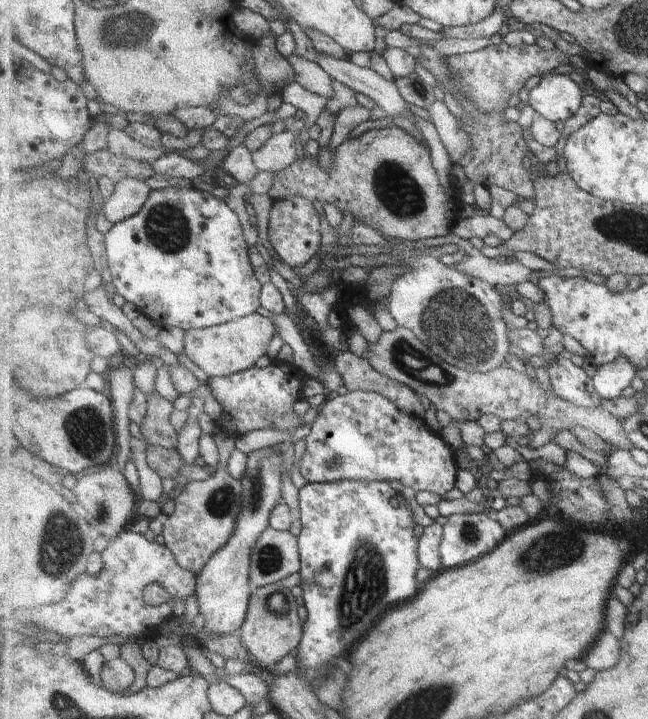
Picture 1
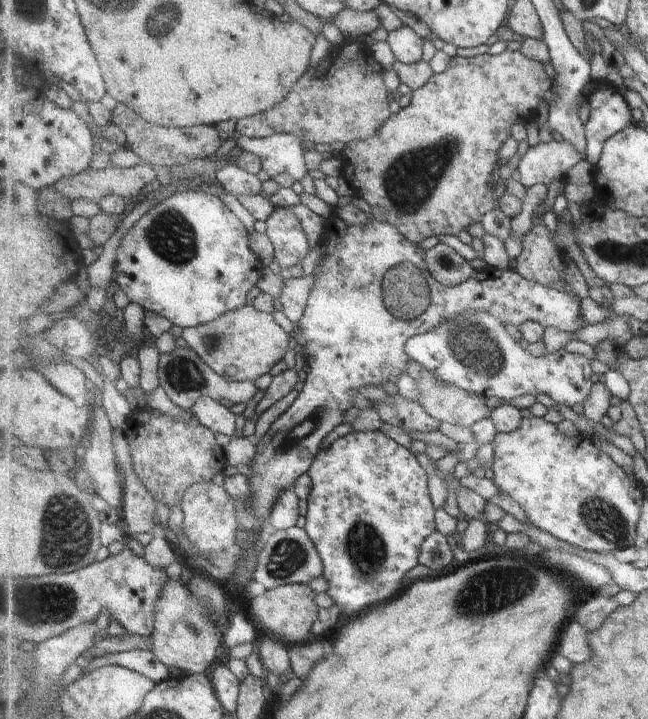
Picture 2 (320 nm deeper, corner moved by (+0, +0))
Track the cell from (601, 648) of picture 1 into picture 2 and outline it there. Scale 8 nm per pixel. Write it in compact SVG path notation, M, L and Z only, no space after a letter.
M576 620L567 623L567 630L564 630L563 642L560 643L560 650L557 654L568 658L572 664L591 660L593 650L588 641L588 634L589 631Z

